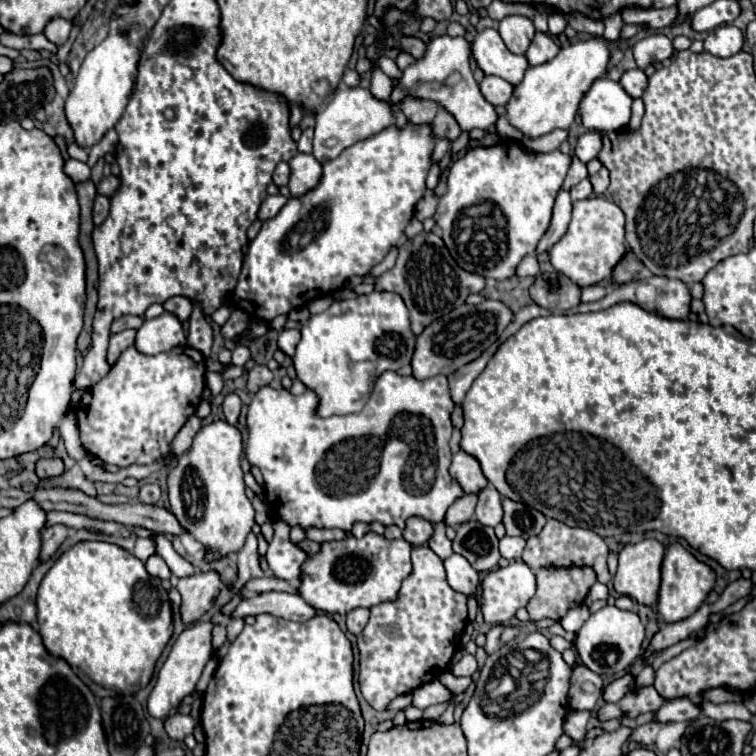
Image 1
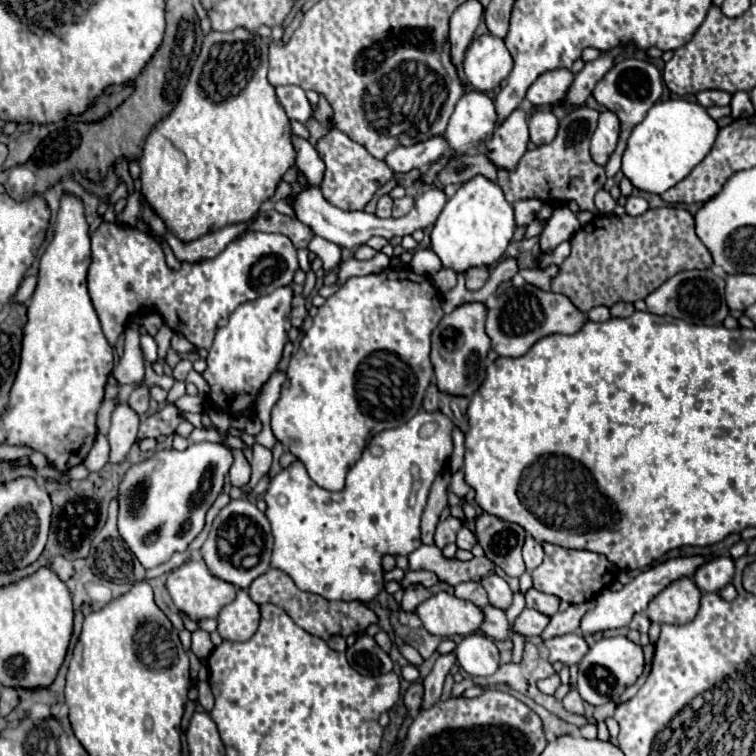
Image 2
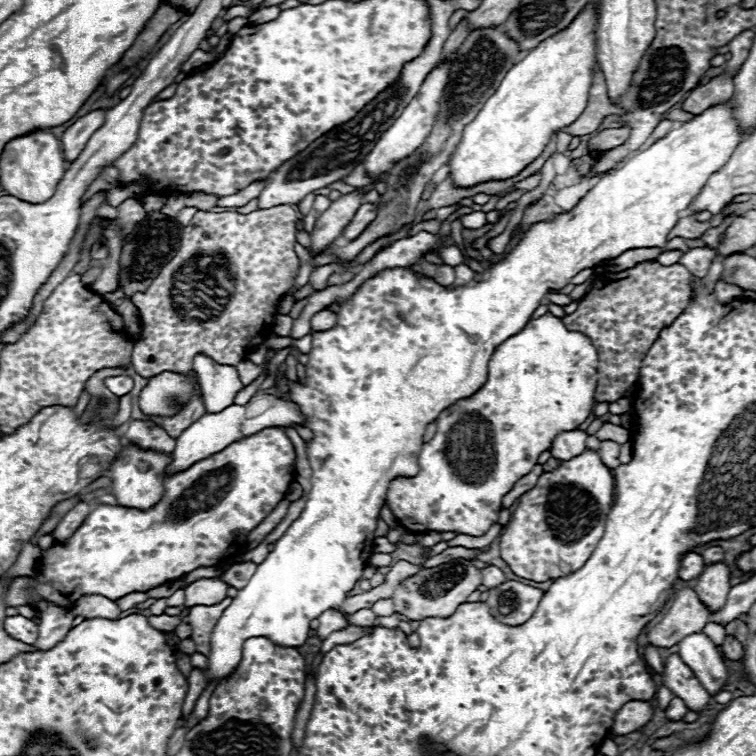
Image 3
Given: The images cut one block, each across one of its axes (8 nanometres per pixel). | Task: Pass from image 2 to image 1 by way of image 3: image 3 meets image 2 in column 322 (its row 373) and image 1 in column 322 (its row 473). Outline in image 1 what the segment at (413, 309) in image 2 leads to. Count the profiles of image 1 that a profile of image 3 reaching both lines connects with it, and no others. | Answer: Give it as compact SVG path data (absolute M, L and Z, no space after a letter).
M370 292L352 300L336 300L328 310L310 316L302 326L294 368L298 380L318 396L316 416L354 414L364 408L364 398L368 398L382 372L410 364L414 346L416 336L410 330L410 316L402 296Z

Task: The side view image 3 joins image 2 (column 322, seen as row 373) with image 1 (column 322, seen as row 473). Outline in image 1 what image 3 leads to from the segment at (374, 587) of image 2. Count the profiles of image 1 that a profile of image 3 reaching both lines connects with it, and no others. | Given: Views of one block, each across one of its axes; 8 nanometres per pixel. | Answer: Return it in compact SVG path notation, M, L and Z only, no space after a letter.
M384 372L376 380L376 386L374 386L364 410L358 412L358 414L318 418L314 414L316 402L318 402L318 398L316 398L316 394L312 390L306 390L300 396L294 396L294 394L290 394L284 388L282 390L274 390L270 386L264 386L252 396L252 402L248 406L248 420L246 420L246 424L248 424L248 442L246 442L244 452L246 452L248 462L262 470L262 476L264 476L264 500L270 506L270 512L272 512L274 520L284 520L288 526L300 526L304 530L308 530L308 528L342 528L342 530L350 532L354 522L366 522L366 524L380 522L382 526L396 524L400 530L404 530L406 520L412 518L412 516L420 516L420 518L428 520L430 524L436 524L436 520L442 520L446 510L464 494L460 484L454 478L450 478L450 474L448 474L448 466L450 466L450 458L452 458L450 446L448 446L448 440L452 436L450 414L454 410L454 402L450 400L450 388L448 388L448 378L446 376L434 376L434 378L428 378L428 380L416 380L414 376L400 376L396 372Z

